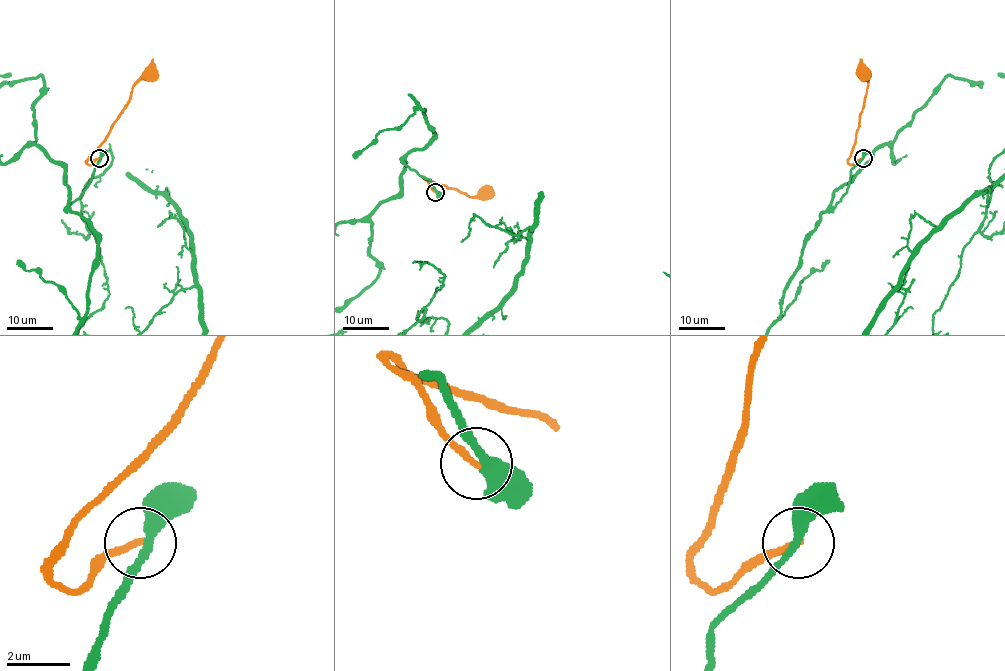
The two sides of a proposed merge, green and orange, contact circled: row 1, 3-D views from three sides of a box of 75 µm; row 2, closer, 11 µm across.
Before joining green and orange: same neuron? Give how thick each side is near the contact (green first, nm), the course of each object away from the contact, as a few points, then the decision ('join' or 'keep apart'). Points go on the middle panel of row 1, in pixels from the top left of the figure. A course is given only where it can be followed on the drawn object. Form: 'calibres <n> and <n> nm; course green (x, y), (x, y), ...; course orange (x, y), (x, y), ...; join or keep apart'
calibres 320 and 200 nm; course orange (435, 192), (423, 176), (470, 197), (484, 193); keep apart

